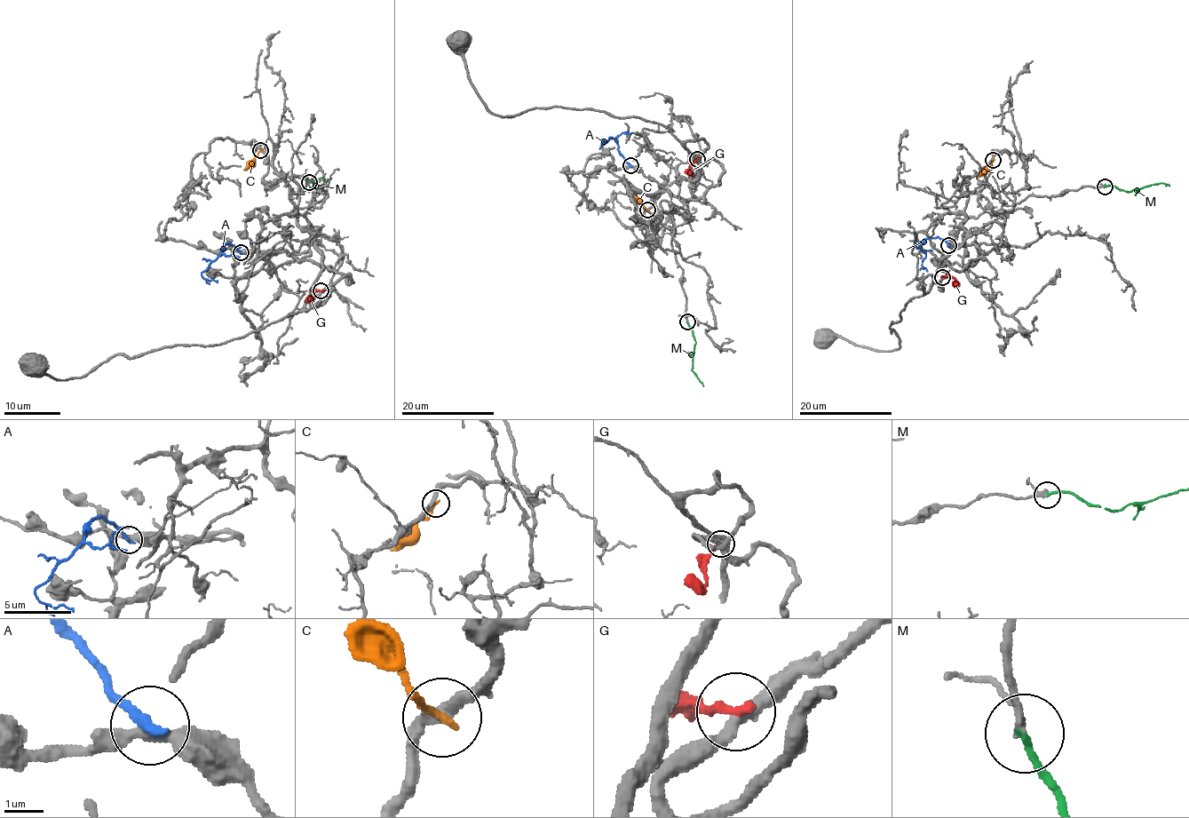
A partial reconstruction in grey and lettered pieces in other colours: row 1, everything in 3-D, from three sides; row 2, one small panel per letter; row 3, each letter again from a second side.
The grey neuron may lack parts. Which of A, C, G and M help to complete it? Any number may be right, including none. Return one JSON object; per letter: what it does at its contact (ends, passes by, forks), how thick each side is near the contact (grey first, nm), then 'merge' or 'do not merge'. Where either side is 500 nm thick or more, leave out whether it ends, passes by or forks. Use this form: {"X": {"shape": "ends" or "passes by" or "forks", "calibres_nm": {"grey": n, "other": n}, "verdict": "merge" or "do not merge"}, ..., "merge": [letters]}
{"A": {"shape": "ends", "calibres_nm": {"grey": 320, "other": 320}, "verdict": "do not merge"}, "C": {"shape": "ends", "calibres_nm": {"grey": 300, "other": 180}, "verdict": "do not merge"}, "G": {"shape": "ends", "calibres_nm": {"grey": 340, "other": 280}, "verdict": "do not merge"}, "M": {"shape": "ends", "calibres_nm": {"grey": 180, "other": 180}, "verdict": "merge"}, "merge": ["M"]}

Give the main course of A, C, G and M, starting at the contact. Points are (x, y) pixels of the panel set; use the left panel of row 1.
A: (240, 252), (225, 243), (202, 273), (203, 277), (217, 282)
C: (261, 150), (244, 170)
G: (321, 291), (315, 291), (305, 302)
M: (308, 182), (314, 180), (318, 187), (314, 179), (324, 178), (328, 180)

